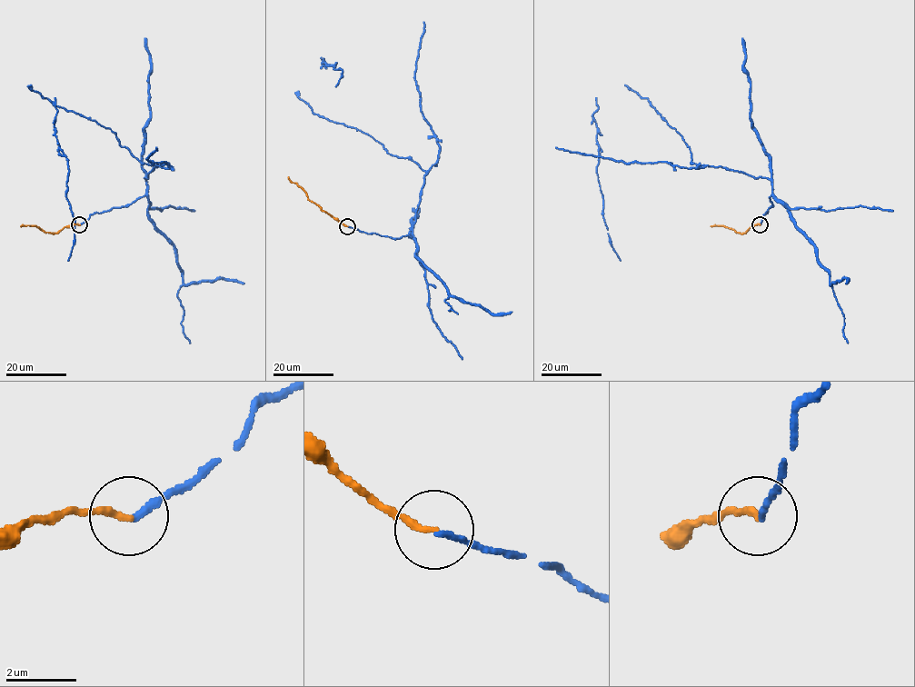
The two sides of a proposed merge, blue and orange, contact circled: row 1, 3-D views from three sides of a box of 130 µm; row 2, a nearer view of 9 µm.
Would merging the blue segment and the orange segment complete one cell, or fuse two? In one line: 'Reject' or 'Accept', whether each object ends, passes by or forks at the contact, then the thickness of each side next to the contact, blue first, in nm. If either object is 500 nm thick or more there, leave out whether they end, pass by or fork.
Accept. At the ring blue ends. At the ring orange ends. Thickness 170 nm (blue) against 180 nm

